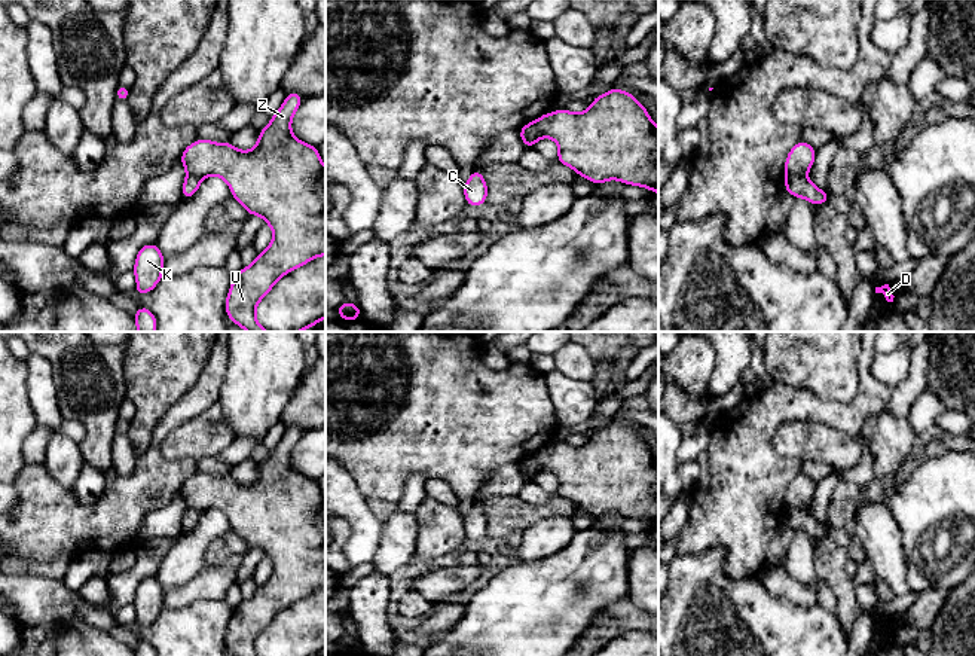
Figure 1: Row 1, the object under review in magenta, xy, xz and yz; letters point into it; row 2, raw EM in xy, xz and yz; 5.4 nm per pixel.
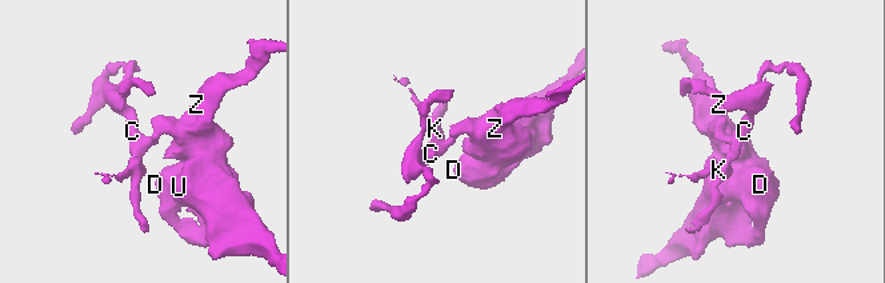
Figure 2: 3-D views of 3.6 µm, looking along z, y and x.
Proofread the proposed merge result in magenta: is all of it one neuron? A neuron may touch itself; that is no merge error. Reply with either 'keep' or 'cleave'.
cleave

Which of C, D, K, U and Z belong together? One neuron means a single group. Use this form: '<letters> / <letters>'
C K / D U Z

